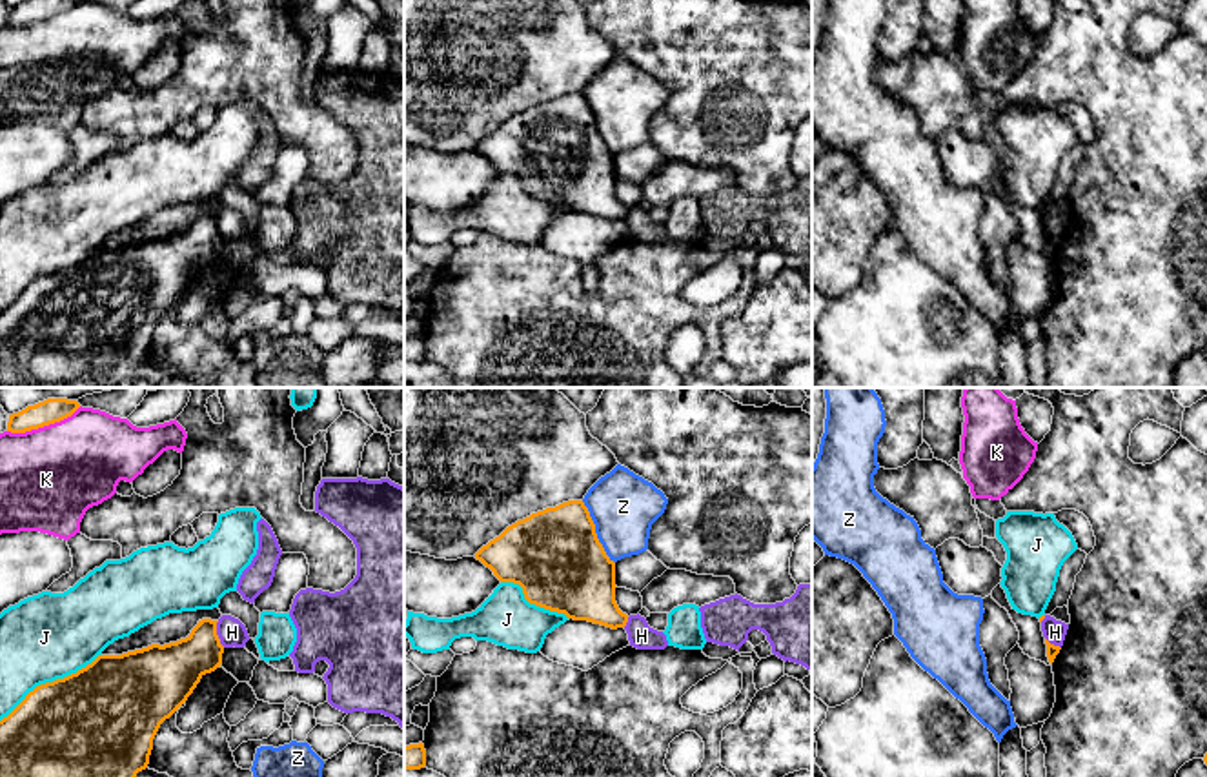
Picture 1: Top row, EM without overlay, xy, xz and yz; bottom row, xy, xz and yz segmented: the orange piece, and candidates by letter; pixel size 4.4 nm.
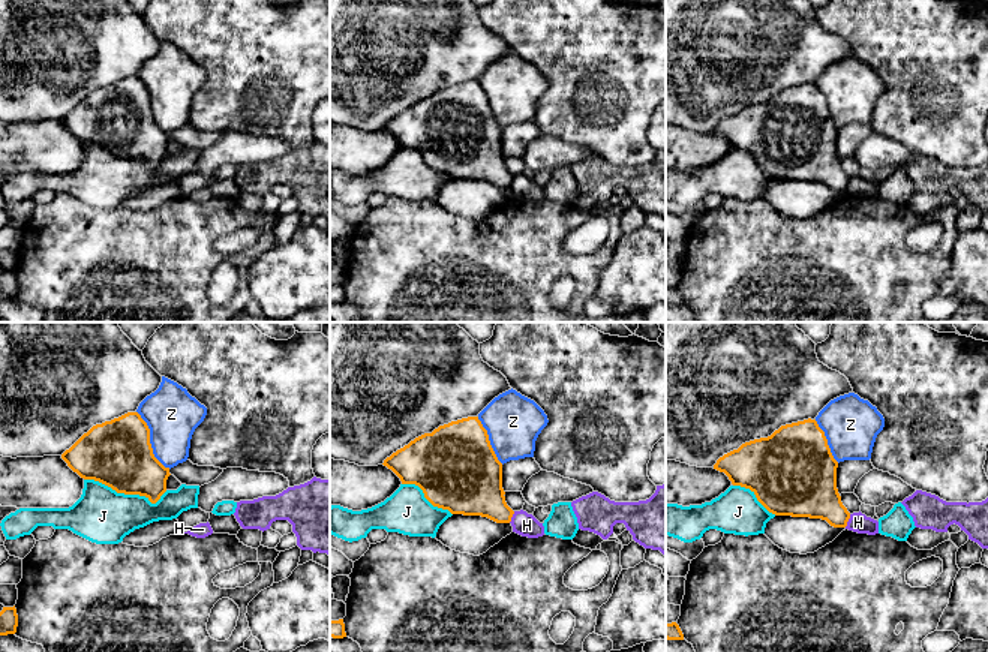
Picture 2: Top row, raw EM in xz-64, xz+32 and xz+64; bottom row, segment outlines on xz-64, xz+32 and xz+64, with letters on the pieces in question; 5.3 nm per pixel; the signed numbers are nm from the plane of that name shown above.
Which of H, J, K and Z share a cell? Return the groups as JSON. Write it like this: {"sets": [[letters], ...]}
{"sets": [["H"], ["J"], ["K"], ["Z"]]}

